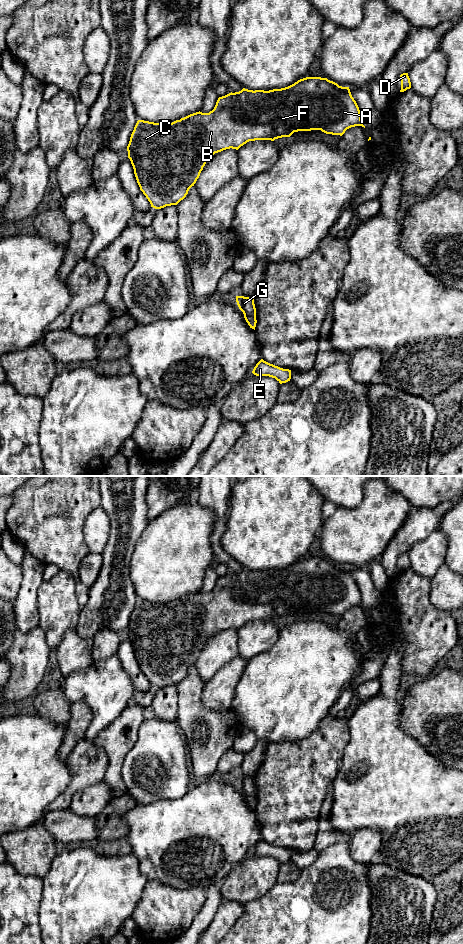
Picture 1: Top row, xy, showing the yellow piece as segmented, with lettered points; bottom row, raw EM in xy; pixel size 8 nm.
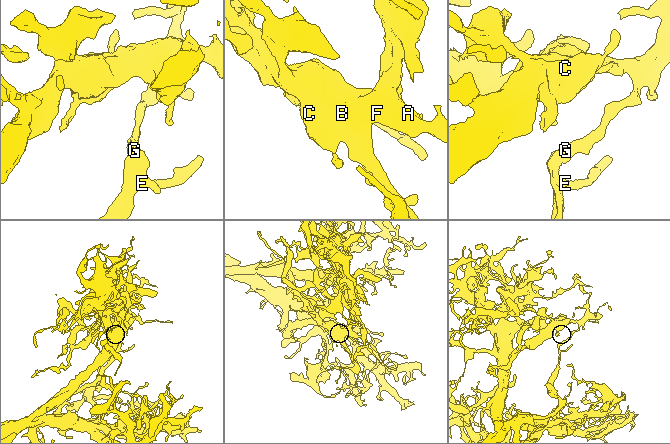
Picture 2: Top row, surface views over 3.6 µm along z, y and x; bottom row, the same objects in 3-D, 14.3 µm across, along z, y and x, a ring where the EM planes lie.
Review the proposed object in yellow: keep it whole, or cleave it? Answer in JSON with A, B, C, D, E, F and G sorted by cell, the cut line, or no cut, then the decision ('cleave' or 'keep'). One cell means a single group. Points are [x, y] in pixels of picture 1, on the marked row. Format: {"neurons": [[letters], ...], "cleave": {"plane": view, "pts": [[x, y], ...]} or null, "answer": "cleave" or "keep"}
{"neurons": [["A", "B", "C", "D", "F"], ["E", "G"]], "cleave": {"plane": "xy", "pts": [[243, 312], [255, 317]]}, "answer": "cleave"}

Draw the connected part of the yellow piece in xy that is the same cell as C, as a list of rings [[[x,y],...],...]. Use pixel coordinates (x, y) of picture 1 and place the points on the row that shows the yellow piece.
[[[306,77],[303,79],[298,80],[294,84],[281,88],[281,89],[273,89],[269,91],[264,90],[248,90],[243,88],[239,92],[235,93],[229,93],[225,96],[219,97],[214,109],[210,111],[209,113],[202,113],[202,112],[196,112],[193,114],[190,114],[184,118],[181,118],[180,120],[176,120],[172,123],[154,123],[144,120],[138,120],[134,130],[131,134],[129,144],[127,146],[128,151],[128,158],[131,161],[131,164],[134,169],[134,174],[137,180],[137,183],[140,187],[140,190],[143,192],[143,194],[146,196],[148,201],[151,204],[151,207],[155,209],[161,209],[166,206],[171,205],[177,205],[181,200],[183,200],[186,195],[188,194],[189,189],[194,186],[197,179],[200,176],[201,171],[203,170],[203,167],[205,166],[206,162],[210,157],[212,157],[215,153],[221,152],[226,149],[236,149],[238,150],[241,146],[246,144],[249,141],[255,141],[255,140],[271,140],[274,141],[275,139],[282,138],[282,137],[290,137],[294,132],[298,131],[311,131],[311,130],[321,130],[322,132],[326,134],[332,134],[332,135],[340,135],[342,136],[345,131],[351,127],[355,126],[362,126],[365,128],[365,126],[362,124],[361,120],[361,113],[359,110],[359,107],[354,100],[354,98],[351,95],[349,87],[342,87],[339,86],[337,83],[328,80],[327,78],[321,78],[321,77]]]

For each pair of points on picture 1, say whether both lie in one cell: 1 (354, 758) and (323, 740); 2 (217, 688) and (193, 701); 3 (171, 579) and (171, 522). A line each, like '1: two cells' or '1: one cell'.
1: two cells
2: two cells
3: one cell

